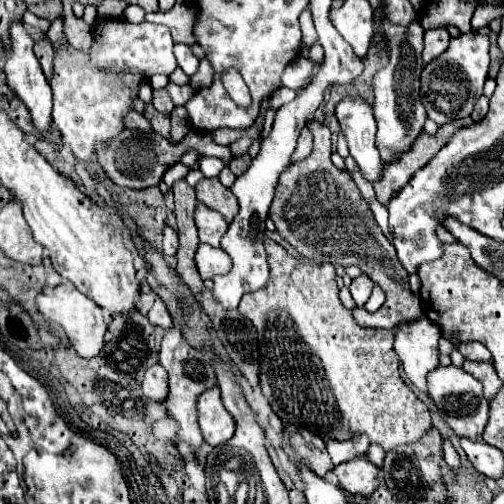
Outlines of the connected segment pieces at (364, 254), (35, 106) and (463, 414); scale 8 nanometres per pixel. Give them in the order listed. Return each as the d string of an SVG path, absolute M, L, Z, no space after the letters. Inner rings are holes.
M309 120L307 128L313 136L313 152L305 160L291 164L277 182L275 198L269 210L269 218L275 222L277 232L301 256L343 268L359 266L375 284L385 290L387 300L377 312L370 313L363 307L352 310L353 318L359 326L393 330L397 322L413 322L413 318L423 318L425 314L421 310L421 302L409 288L409 274L401 266L393 244L377 226L369 204L363 200L349 172L335 168L331 162L329 128L317 120ZM329 174L335 182L335 192L329 192L329 184L325 180Z
M13 22L13 26L9 26L9 58L3 66L3 72L7 74L7 86L19 96L19 100L29 108L33 124L37 126L39 132L45 132L51 124L51 104L53 104L53 96L51 96L51 86L39 66L39 60L33 54L33 46L35 40L29 36L29 32L25 30L23 22Z
M439 366L427 376L427 386L429 386L429 396L431 400L439 406L441 416L447 420L447 424L455 430L457 436L469 438L469 440L481 440L481 434L487 424L487 414L489 414L489 400L483 396L481 382L477 382L469 372L457 366Z

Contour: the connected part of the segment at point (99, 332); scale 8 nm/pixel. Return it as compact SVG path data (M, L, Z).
M61 282L59 286L43 292L37 296L37 308L47 318L47 322L57 324L67 336L71 346L77 350L79 356L83 358L95 358L103 346L105 346L105 332L107 332L107 320L103 316L103 310L93 304L85 294L81 294L71 282Z

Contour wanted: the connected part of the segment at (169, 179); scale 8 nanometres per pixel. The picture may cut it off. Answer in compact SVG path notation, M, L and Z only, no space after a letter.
M177 162L177 164L173 164L173 166L165 172L163 182L171 188L171 186L173 186L173 182L177 182L177 180L185 178L185 176L187 176L187 172L189 172L189 168L187 168L187 166L183 166L181 162Z

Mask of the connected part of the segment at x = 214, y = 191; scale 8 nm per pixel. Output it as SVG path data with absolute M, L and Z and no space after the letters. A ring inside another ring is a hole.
M203 178L201 182L197 182L195 192L197 192L199 202L203 202L211 210L217 210L219 214L223 214L227 222L231 222L235 218L235 214L239 210L237 198L233 196L233 192L229 188L225 188L219 182L219 178Z

